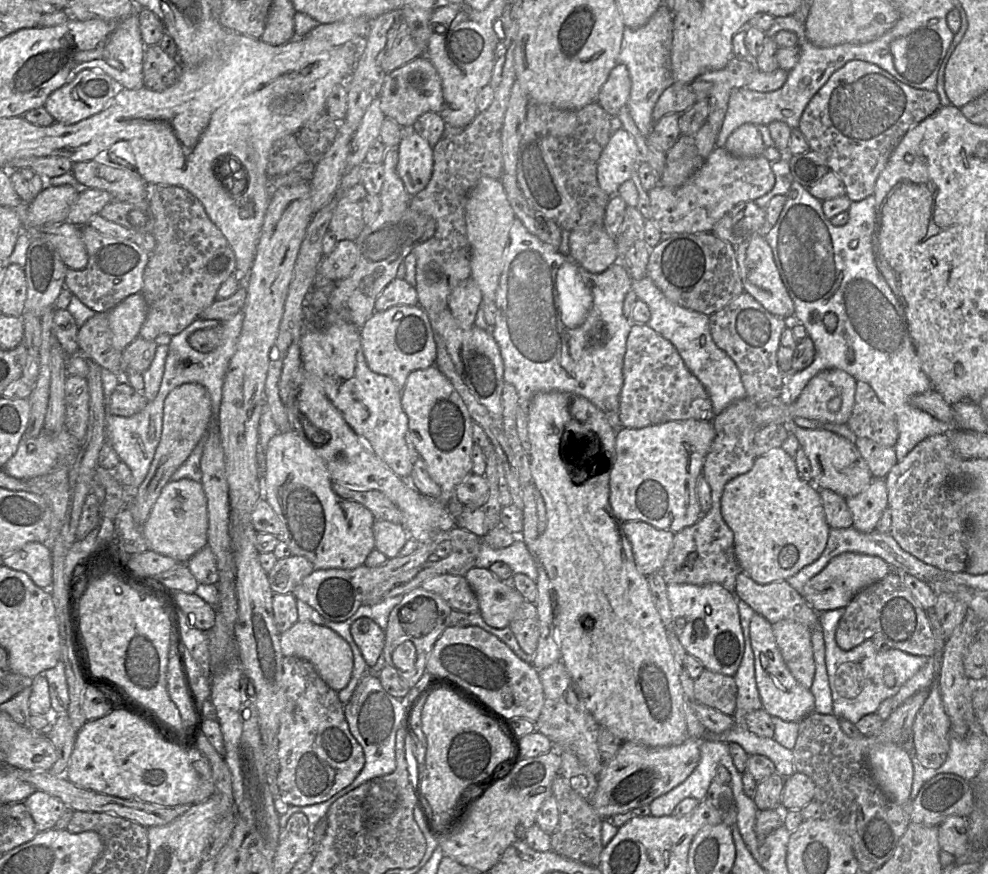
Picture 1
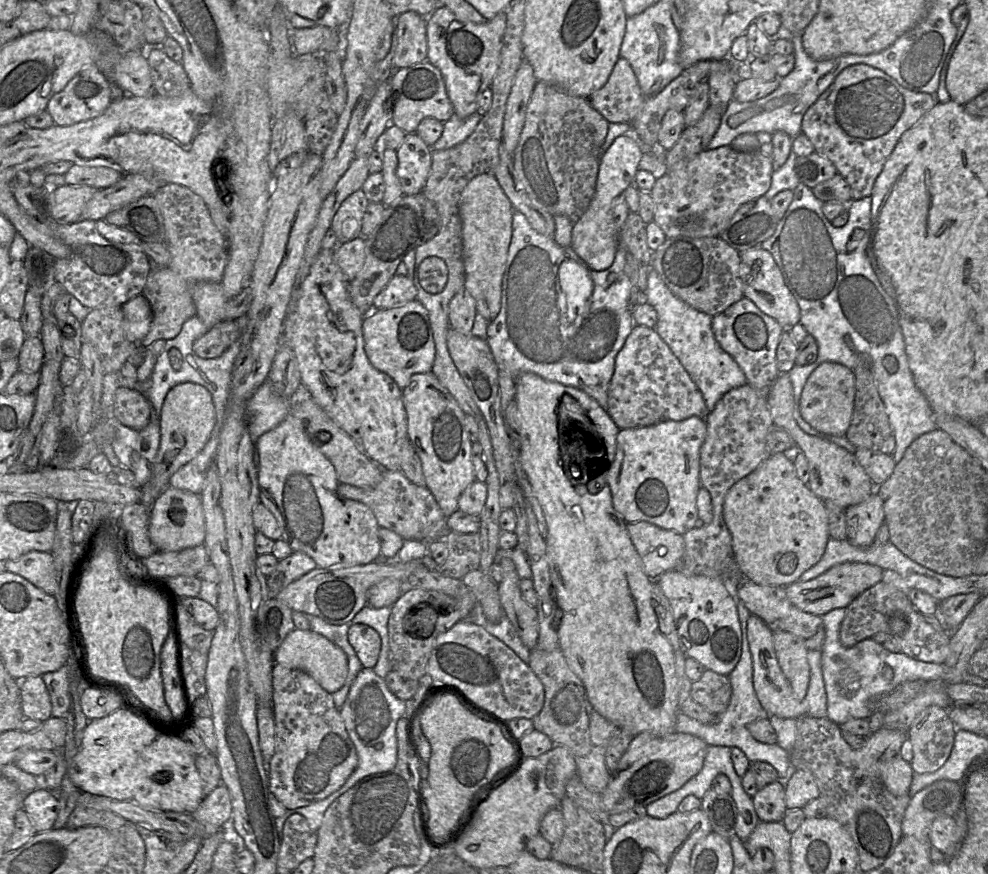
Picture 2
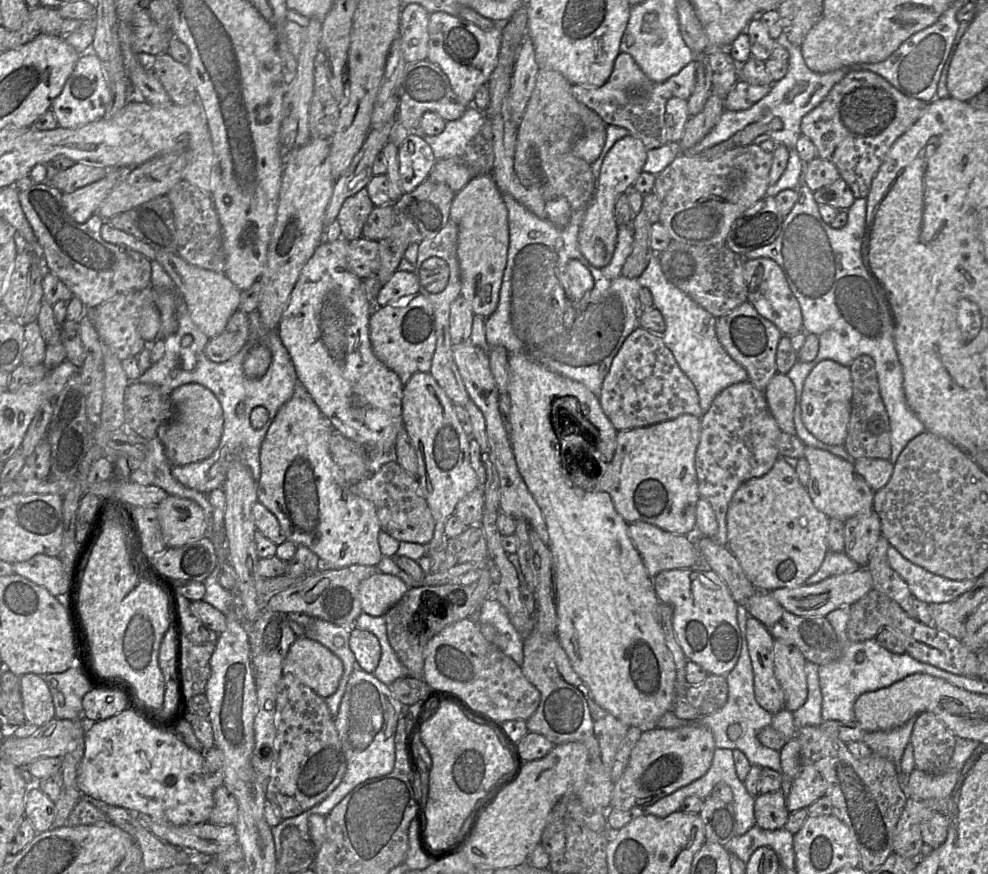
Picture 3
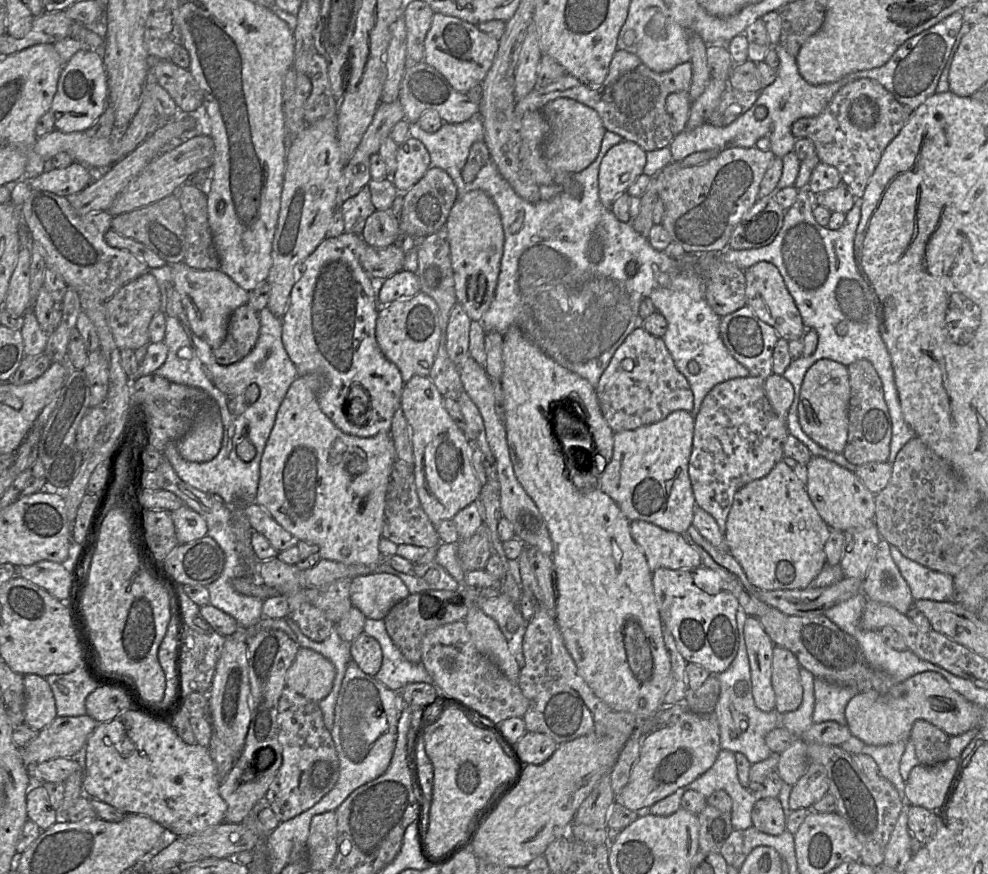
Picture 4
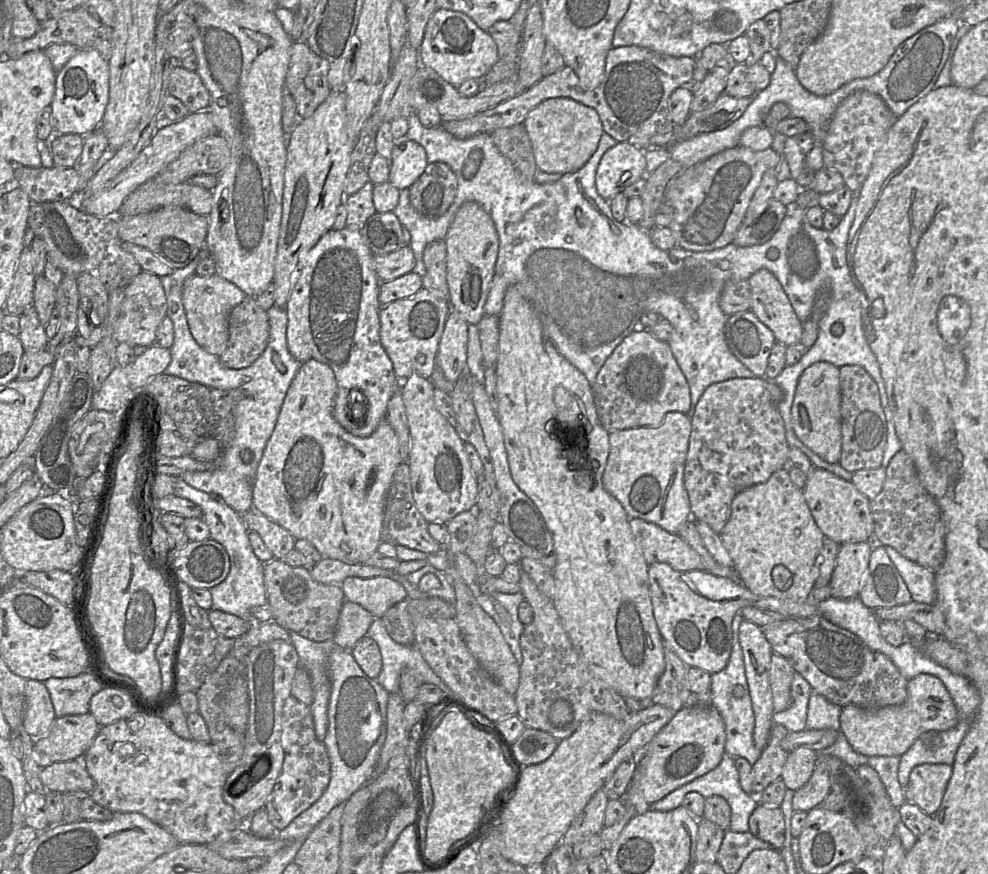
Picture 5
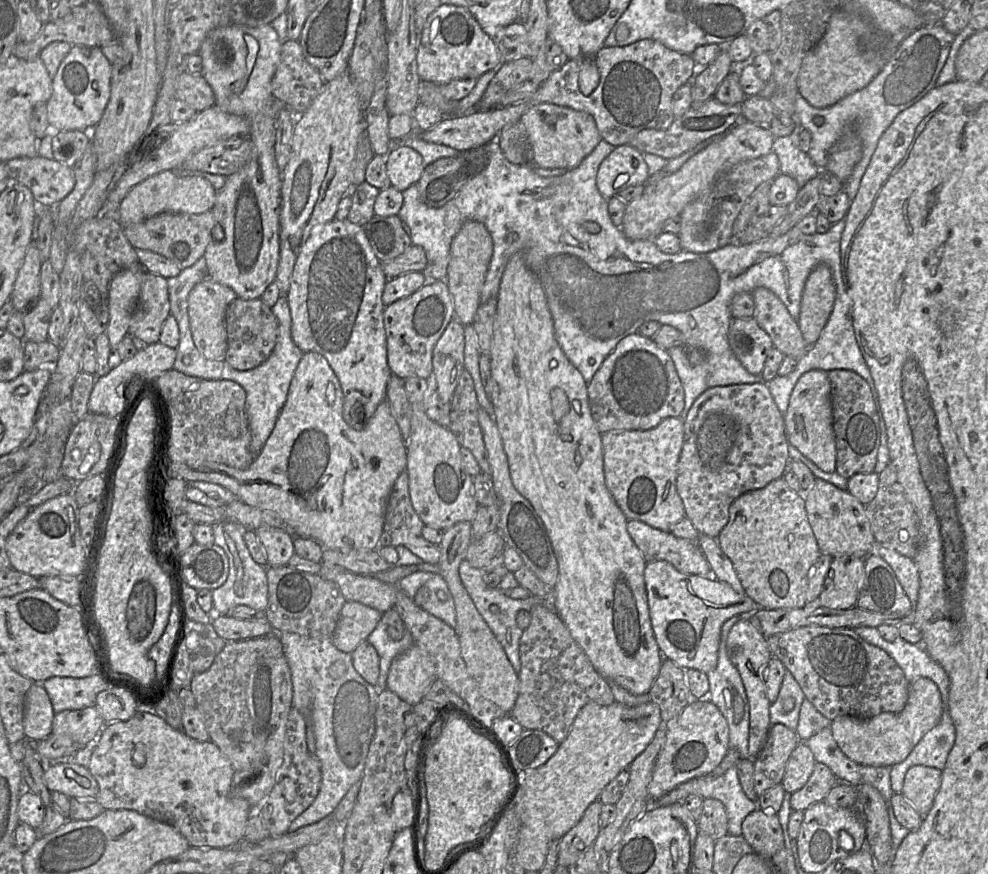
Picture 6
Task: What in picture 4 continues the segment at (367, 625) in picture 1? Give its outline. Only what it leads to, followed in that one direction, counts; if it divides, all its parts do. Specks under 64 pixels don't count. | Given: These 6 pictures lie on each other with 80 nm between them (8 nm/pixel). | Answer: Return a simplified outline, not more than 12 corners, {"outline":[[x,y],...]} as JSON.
{"outline":[[366,633],[350,643],[352,660],[370,676],[382,665],[379,642]]}

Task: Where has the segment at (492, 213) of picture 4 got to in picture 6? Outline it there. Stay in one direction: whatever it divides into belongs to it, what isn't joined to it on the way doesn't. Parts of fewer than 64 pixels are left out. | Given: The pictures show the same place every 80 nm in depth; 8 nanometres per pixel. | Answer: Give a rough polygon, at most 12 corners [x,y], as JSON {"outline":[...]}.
{"outline":[[485,225],[452,240],[446,284],[455,318],[471,325],[493,254]]}

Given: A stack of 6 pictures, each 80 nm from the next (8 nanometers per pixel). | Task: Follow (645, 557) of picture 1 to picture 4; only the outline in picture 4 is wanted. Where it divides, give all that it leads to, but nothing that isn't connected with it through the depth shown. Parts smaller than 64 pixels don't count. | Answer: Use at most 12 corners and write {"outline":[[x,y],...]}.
{"outline":[[630,521],[649,569],[695,568],[700,554],[684,535]]}

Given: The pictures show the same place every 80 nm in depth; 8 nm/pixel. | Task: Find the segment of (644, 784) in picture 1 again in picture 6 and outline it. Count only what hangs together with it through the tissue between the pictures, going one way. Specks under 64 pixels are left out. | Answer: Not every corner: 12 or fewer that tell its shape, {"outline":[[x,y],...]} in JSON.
{"outline":[[708,696],[688,704],[655,762],[652,802],[709,775],[729,727]]}

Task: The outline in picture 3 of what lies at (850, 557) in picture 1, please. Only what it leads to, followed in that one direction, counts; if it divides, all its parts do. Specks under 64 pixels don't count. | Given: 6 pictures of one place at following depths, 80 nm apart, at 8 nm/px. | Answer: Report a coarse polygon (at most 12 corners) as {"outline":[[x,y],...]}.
{"outline":[[867,567],[819,583],[779,588],[788,612],[825,617],[872,589]]}

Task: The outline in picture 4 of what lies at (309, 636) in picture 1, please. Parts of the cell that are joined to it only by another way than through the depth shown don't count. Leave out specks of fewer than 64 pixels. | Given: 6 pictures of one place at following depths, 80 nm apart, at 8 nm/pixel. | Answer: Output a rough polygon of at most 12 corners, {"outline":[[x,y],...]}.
{"outline":[[299,647],[286,686],[318,703],[330,693],[335,667]]}

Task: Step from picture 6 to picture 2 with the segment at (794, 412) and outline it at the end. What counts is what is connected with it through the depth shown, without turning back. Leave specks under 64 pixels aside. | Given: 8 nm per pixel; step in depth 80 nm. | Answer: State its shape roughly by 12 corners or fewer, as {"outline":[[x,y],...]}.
{"outline":[[821,363],[800,397],[802,418],[817,431],[845,436],[855,375]]}

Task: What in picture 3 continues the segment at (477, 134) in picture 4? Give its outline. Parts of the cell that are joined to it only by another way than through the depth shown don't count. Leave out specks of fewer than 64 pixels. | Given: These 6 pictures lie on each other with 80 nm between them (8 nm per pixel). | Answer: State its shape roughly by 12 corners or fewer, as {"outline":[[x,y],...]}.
{"outline":[[469,105],[436,136],[423,135],[436,160],[460,157],[485,113]]}

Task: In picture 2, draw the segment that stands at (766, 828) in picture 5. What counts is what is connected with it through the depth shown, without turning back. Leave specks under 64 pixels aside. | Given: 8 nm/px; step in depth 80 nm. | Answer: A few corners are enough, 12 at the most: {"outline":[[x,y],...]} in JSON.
{"outline":[[785,782],[758,789],[753,803],[762,822],[782,822]]}

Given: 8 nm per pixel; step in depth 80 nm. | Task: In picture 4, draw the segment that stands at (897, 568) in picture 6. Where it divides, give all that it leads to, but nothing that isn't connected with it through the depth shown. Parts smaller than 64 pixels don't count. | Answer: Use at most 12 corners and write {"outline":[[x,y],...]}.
{"outline":[[889,551],[913,600],[953,601],[952,576]]}

